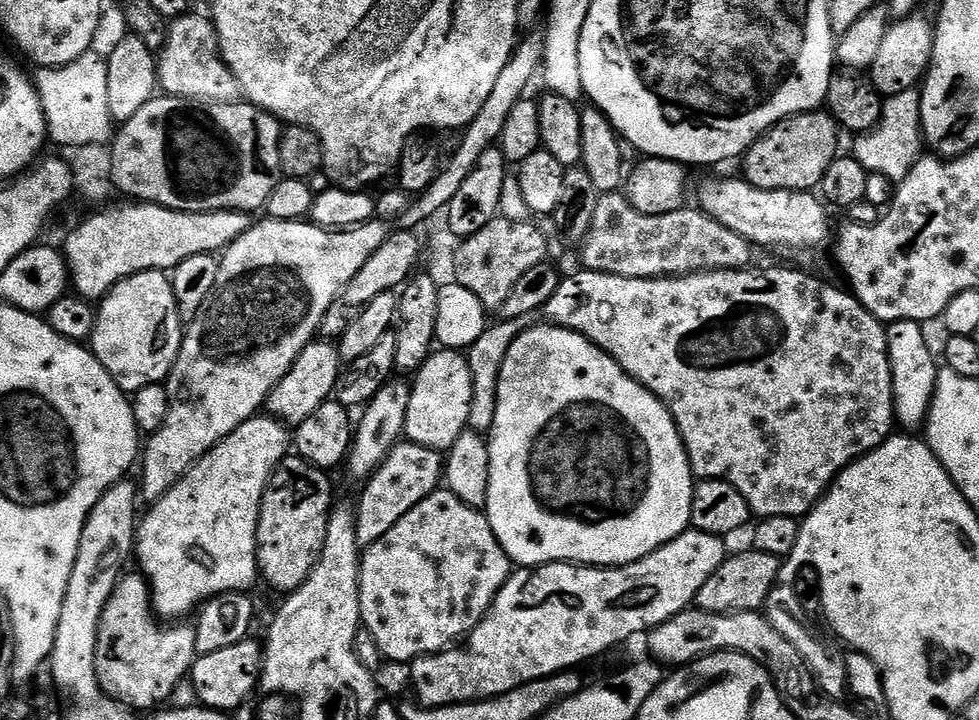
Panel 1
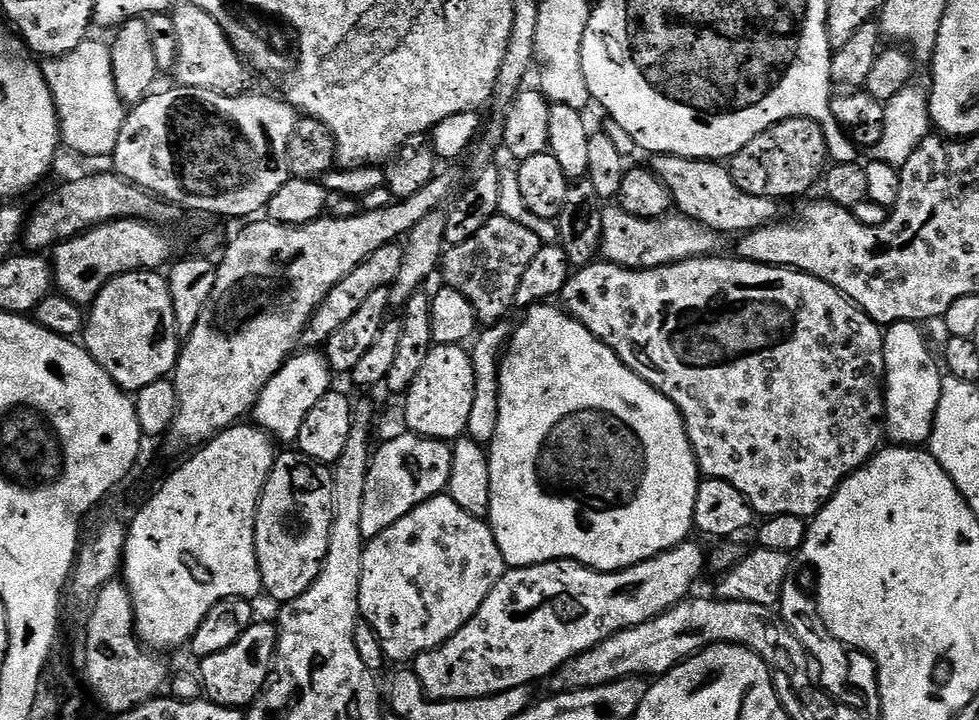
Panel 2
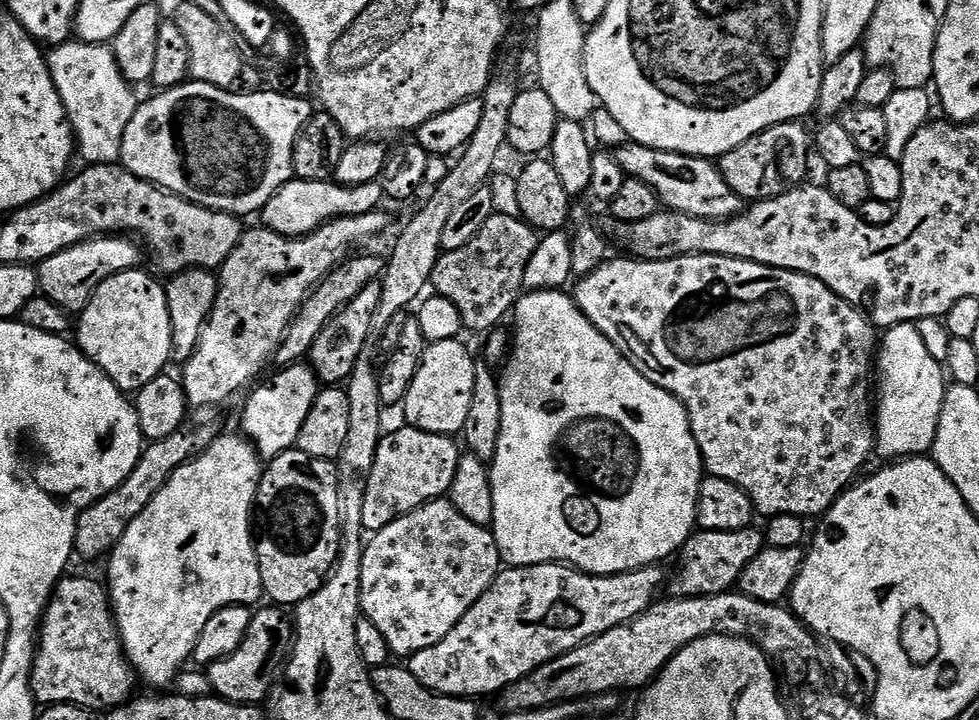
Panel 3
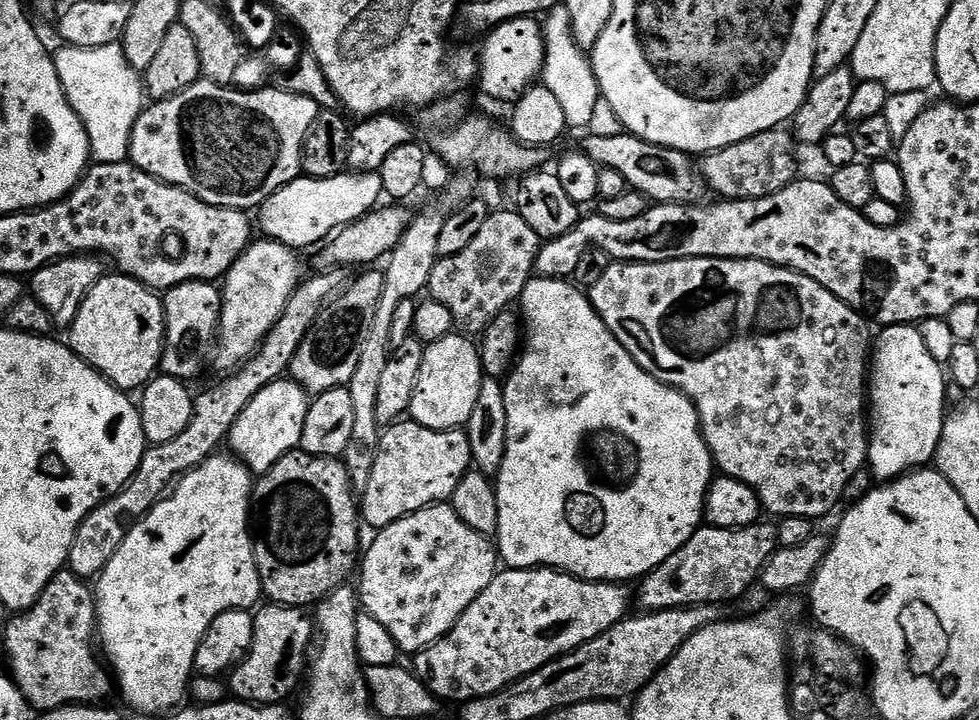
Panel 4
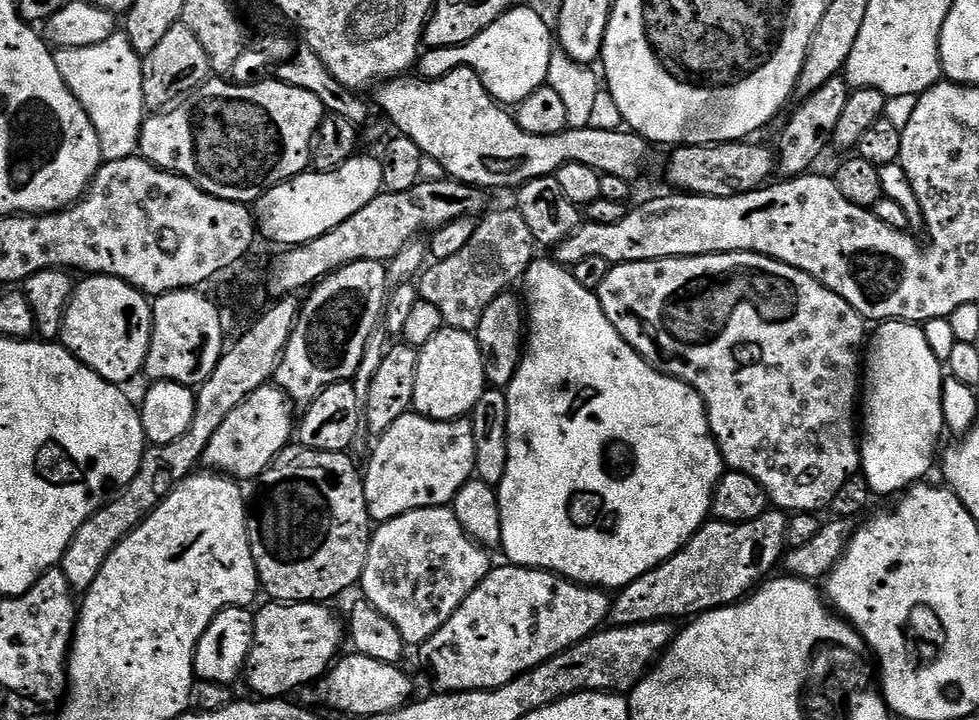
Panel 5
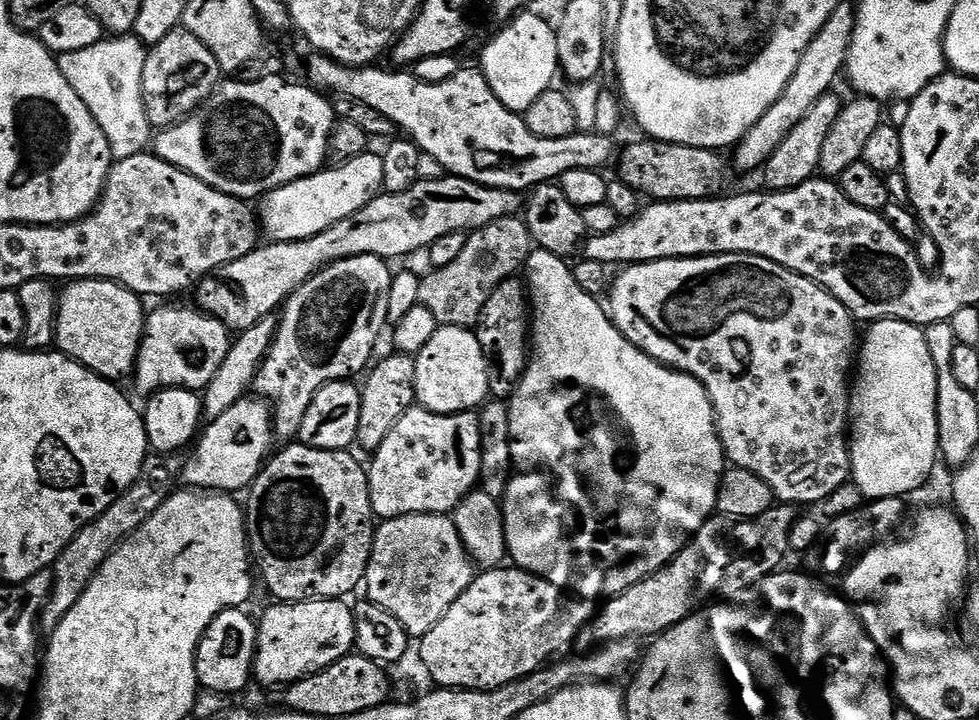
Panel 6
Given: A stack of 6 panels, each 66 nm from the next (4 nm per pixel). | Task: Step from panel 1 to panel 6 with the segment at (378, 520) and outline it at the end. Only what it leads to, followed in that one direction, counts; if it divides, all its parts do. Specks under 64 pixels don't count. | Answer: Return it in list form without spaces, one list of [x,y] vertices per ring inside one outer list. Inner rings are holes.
[[[413,406],[398,418],[398,426],[371,460],[366,471],[373,517],[385,521],[410,514],[451,514],[480,482],[480,417],[475,411],[434,414]]]

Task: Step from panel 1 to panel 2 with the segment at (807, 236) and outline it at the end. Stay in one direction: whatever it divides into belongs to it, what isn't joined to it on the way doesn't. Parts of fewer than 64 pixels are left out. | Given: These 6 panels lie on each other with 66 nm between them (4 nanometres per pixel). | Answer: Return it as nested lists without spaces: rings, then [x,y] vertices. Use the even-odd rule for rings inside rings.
[[[656,154],[651,157],[650,167],[672,194],[672,203],[679,215],[688,216],[700,224],[705,224],[717,234],[736,232],[743,234],[775,221],[777,205],[766,198],[746,194],[732,177],[731,171],[723,163],[715,160],[691,160],[685,156]]]

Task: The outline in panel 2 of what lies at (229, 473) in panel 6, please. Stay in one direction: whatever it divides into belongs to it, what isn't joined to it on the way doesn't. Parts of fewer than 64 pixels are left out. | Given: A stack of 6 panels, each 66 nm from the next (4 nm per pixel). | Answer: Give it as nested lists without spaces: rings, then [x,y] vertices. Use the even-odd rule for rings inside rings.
[[[297,351],[288,357],[287,362],[278,370],[278,374],[274,374],[274,378],[270,378],[267,386],[260,391],[260,397],[257,398],[254,409],[255,423],[263,428],[273,441],[289,440],[289,442],[295,442],[302,430],[302,422],[306,422],[306,414],[310,414],[311,408],[318,403],[318,398],[325,396],[333,387],[332,379],[334,379],[334,373],[328,367],[327,359],[319,351]]]

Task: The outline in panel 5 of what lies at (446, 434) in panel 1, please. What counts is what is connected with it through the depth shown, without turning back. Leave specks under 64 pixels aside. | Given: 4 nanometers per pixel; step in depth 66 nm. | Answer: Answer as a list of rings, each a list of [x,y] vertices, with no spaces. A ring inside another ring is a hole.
[[[445,326],[418,351],[418,378],[414,382],[412,408],[431,420],[467,417],[486,387],[484,359],[475,335]]]

